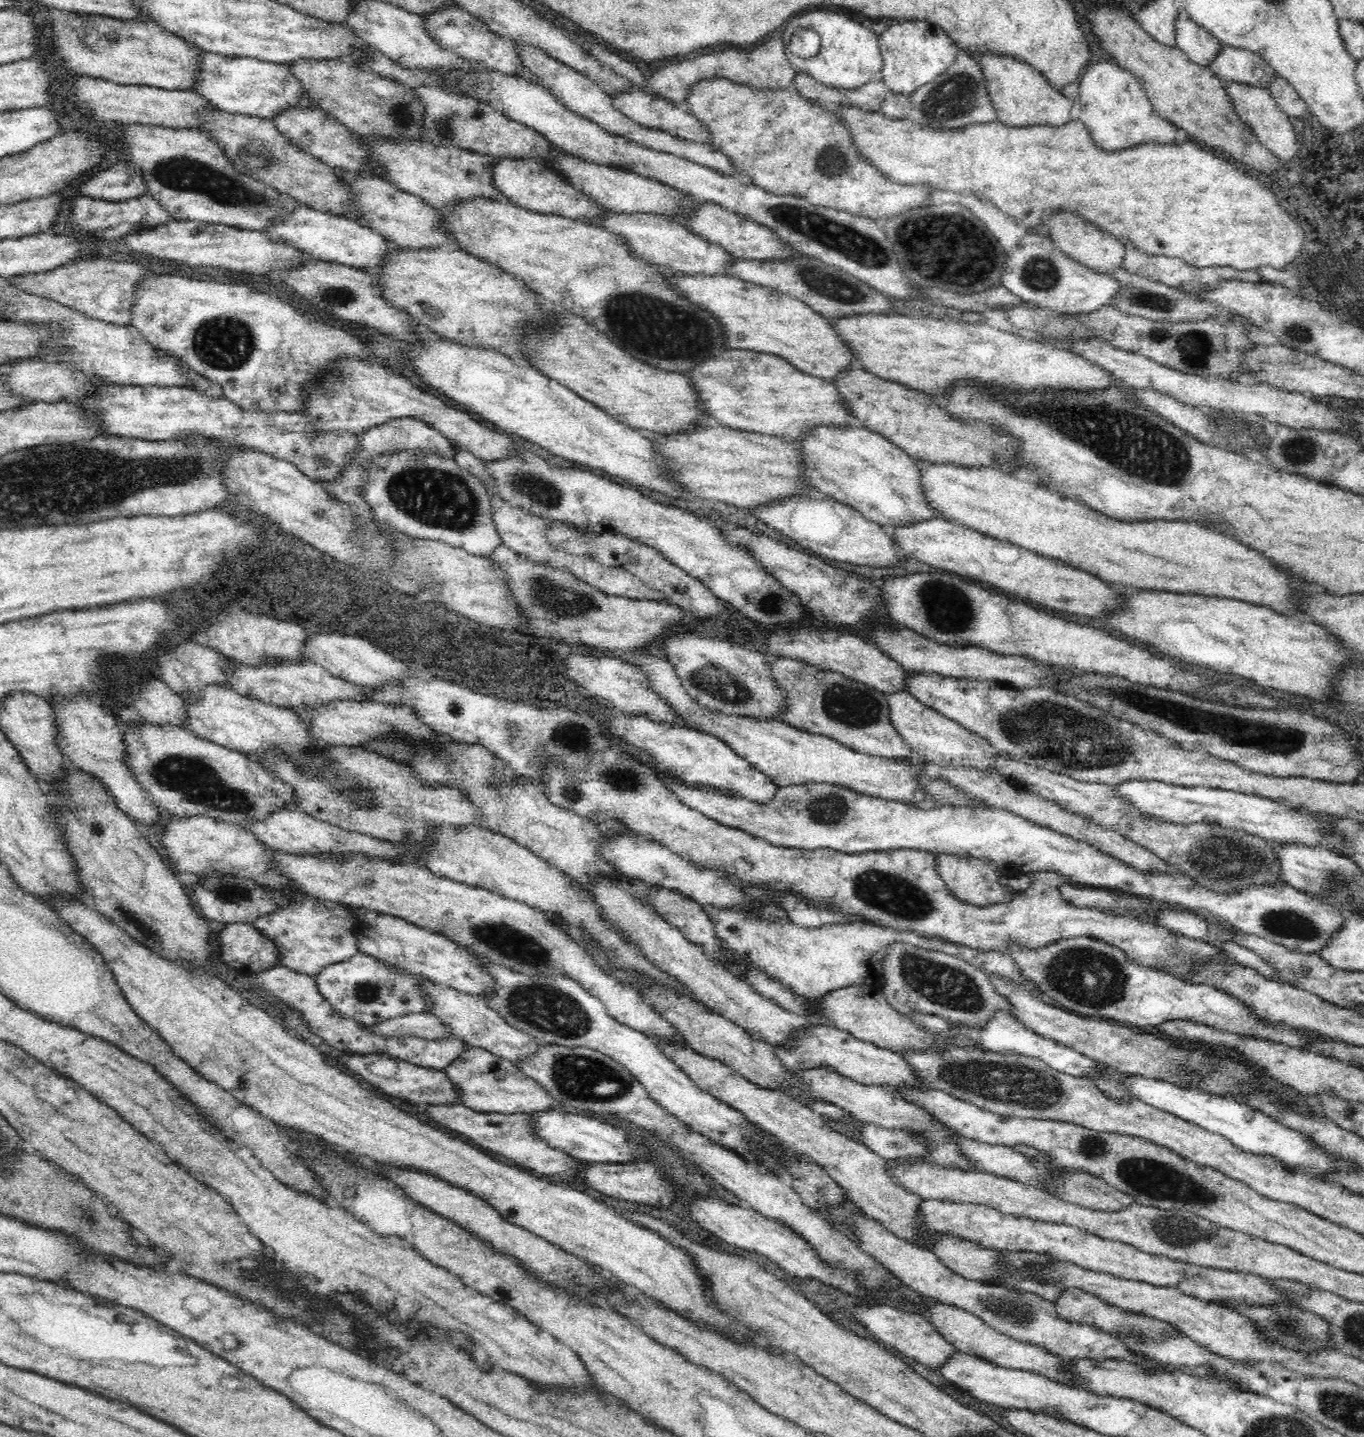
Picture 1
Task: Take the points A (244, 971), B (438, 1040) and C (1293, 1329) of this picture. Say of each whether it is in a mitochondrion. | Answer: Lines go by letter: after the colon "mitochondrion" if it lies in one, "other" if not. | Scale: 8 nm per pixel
A: other
B: other
C: mitochondrion

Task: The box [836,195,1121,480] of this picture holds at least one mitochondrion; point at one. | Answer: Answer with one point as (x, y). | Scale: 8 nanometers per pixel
(950, 249)

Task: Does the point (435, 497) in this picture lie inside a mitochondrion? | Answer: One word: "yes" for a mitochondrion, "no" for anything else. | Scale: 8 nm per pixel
yes

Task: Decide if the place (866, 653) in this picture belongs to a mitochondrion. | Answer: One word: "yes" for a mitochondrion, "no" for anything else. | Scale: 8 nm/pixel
no

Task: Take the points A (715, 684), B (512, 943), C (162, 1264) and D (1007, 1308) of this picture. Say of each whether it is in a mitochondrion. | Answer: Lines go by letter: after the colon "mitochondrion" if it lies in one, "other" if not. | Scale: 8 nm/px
A: mitochondrion
B: mitochondrion
C: other
D: mitochondrion

